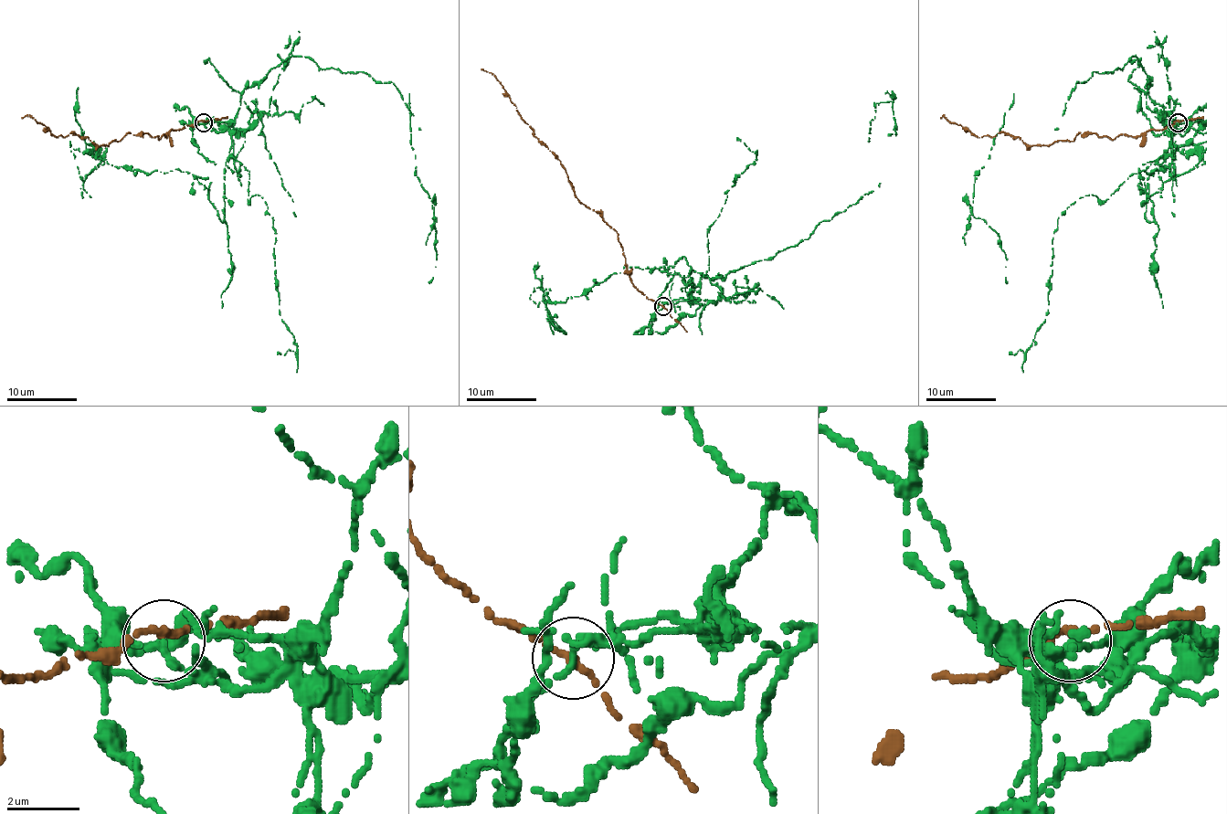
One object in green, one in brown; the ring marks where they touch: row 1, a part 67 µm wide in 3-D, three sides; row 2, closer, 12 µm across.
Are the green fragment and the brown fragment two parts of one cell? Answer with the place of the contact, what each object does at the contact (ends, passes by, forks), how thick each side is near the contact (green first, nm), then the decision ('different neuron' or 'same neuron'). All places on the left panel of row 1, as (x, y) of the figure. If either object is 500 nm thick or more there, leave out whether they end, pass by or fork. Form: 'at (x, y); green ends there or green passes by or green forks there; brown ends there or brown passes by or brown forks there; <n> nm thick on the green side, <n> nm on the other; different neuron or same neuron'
at (204, 122); green passes by; brown passes by; 200 nm thick on the green side, 200 nm on the other; different neuron

